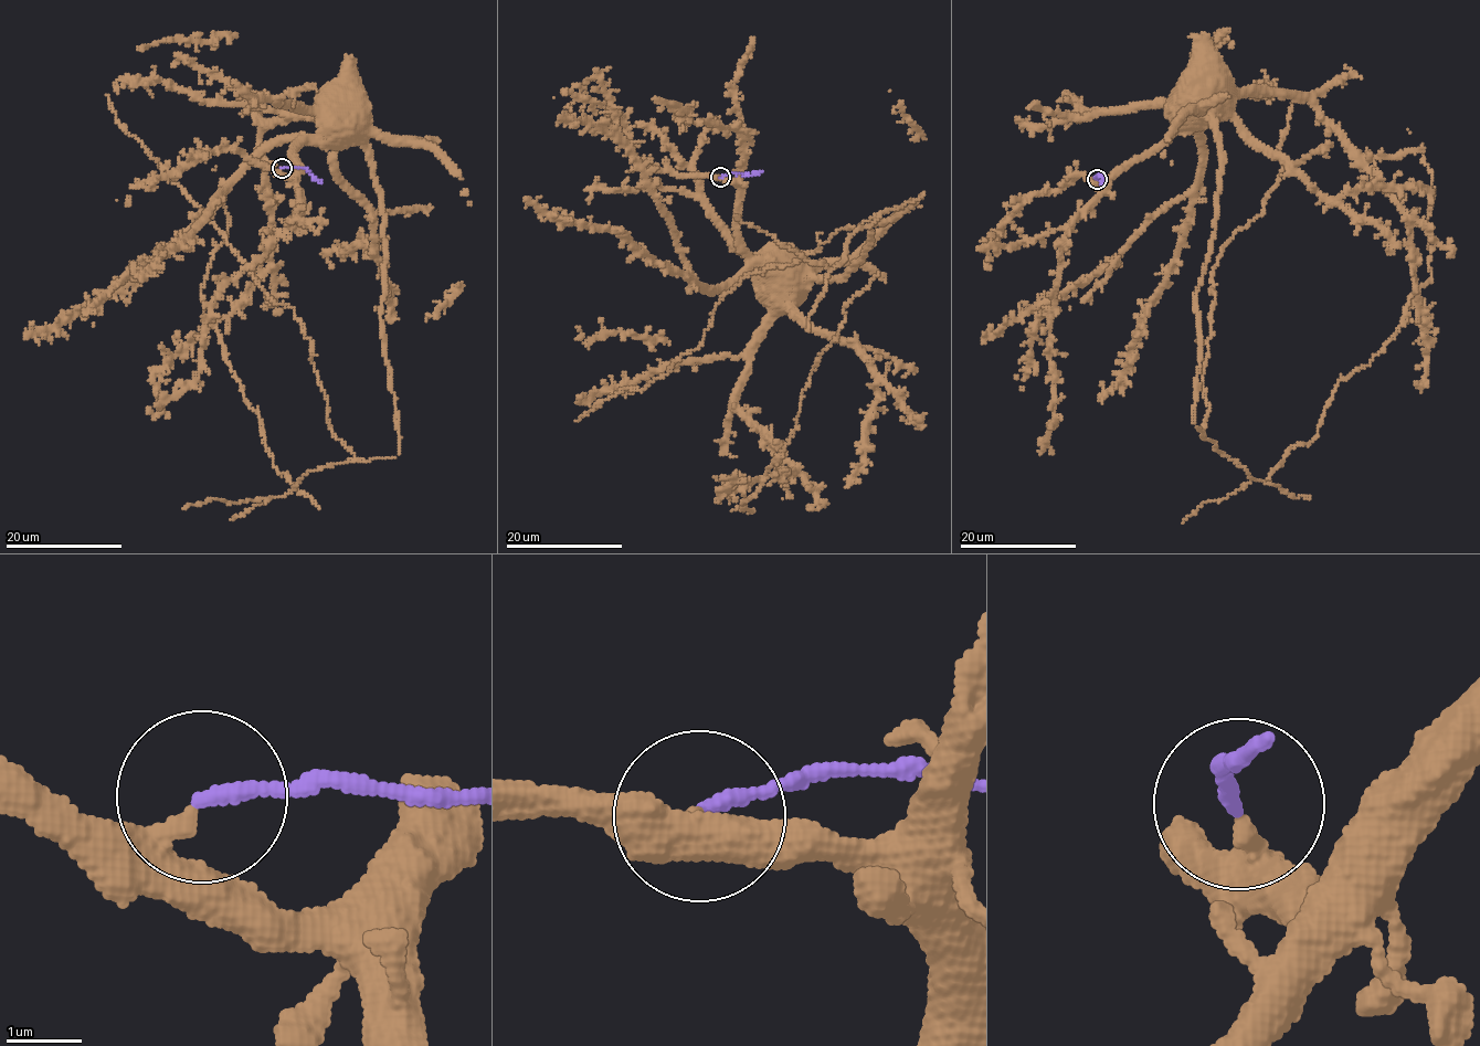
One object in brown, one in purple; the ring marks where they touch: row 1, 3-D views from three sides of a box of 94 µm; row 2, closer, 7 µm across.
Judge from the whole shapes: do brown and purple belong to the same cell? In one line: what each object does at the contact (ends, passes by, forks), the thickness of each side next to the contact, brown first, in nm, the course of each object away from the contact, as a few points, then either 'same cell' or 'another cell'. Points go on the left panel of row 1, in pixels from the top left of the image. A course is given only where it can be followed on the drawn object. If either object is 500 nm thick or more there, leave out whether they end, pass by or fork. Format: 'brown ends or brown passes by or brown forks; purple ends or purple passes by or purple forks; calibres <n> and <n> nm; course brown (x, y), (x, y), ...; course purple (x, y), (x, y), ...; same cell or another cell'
brown ends; purple ends; calibres 300 and 190 nm; course brown (282, 168), (283, 175), (292, 177), (296, 171), (291, 157), (305, 141), (338, 143), (356, 127); course purple (282, 168), (306, 169), (321, 180); another cell

